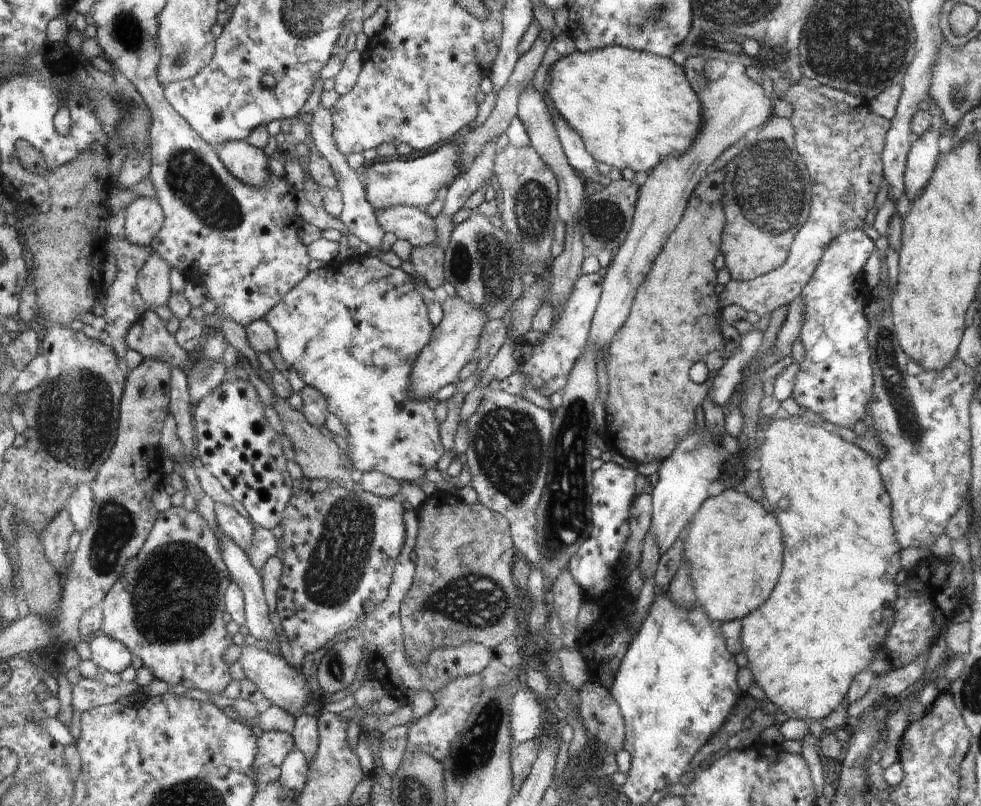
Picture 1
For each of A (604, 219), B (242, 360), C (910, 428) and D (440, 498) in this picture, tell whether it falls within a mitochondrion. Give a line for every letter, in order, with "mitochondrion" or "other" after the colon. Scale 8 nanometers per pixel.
A: mitochondrion
B: other
C: mitochondrion
D: other

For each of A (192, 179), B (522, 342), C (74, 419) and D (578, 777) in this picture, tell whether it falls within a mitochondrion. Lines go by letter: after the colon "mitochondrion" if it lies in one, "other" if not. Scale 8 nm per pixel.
A: mitochondrion
B: other
C: mitochondrion
D: mitochondrion

